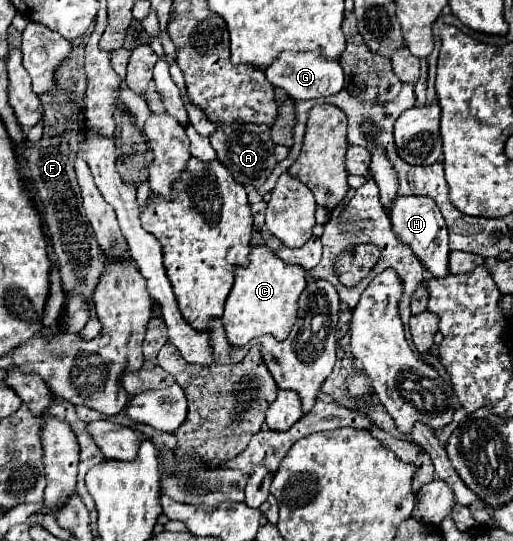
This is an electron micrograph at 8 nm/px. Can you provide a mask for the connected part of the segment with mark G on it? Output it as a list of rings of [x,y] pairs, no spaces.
[[[283,53],[267,71],[267,79],[275,85],[285,89],[293,99],[319,99],[327,95],[335,95],[343,89],[345,77],[339,61],[329,61],[323,59],[321,55],[315,53],[303,53],[303,55],[293,55],[293,53]]]

